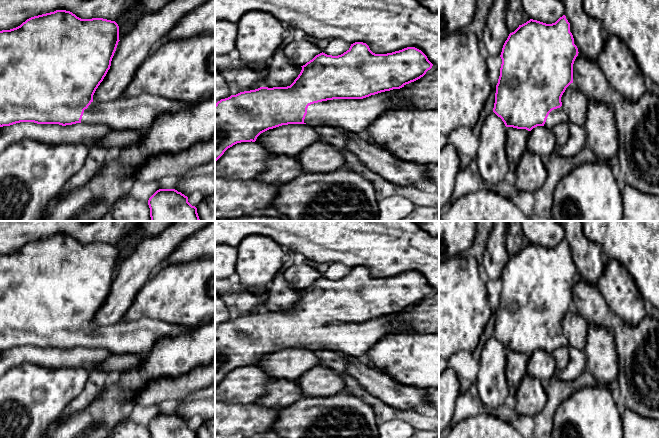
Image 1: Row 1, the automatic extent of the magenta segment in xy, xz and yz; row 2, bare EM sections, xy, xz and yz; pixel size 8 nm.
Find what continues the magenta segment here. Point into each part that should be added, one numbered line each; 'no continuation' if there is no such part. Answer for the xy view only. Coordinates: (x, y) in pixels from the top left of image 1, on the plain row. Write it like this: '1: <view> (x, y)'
1: xy (126, 336)

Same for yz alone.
1: yz (556, 340)

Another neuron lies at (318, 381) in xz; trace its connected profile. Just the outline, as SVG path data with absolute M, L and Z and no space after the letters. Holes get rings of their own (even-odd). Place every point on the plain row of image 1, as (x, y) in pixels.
M322 366L309 369L296 382L303 396L332 396L344 391L340 373Z

